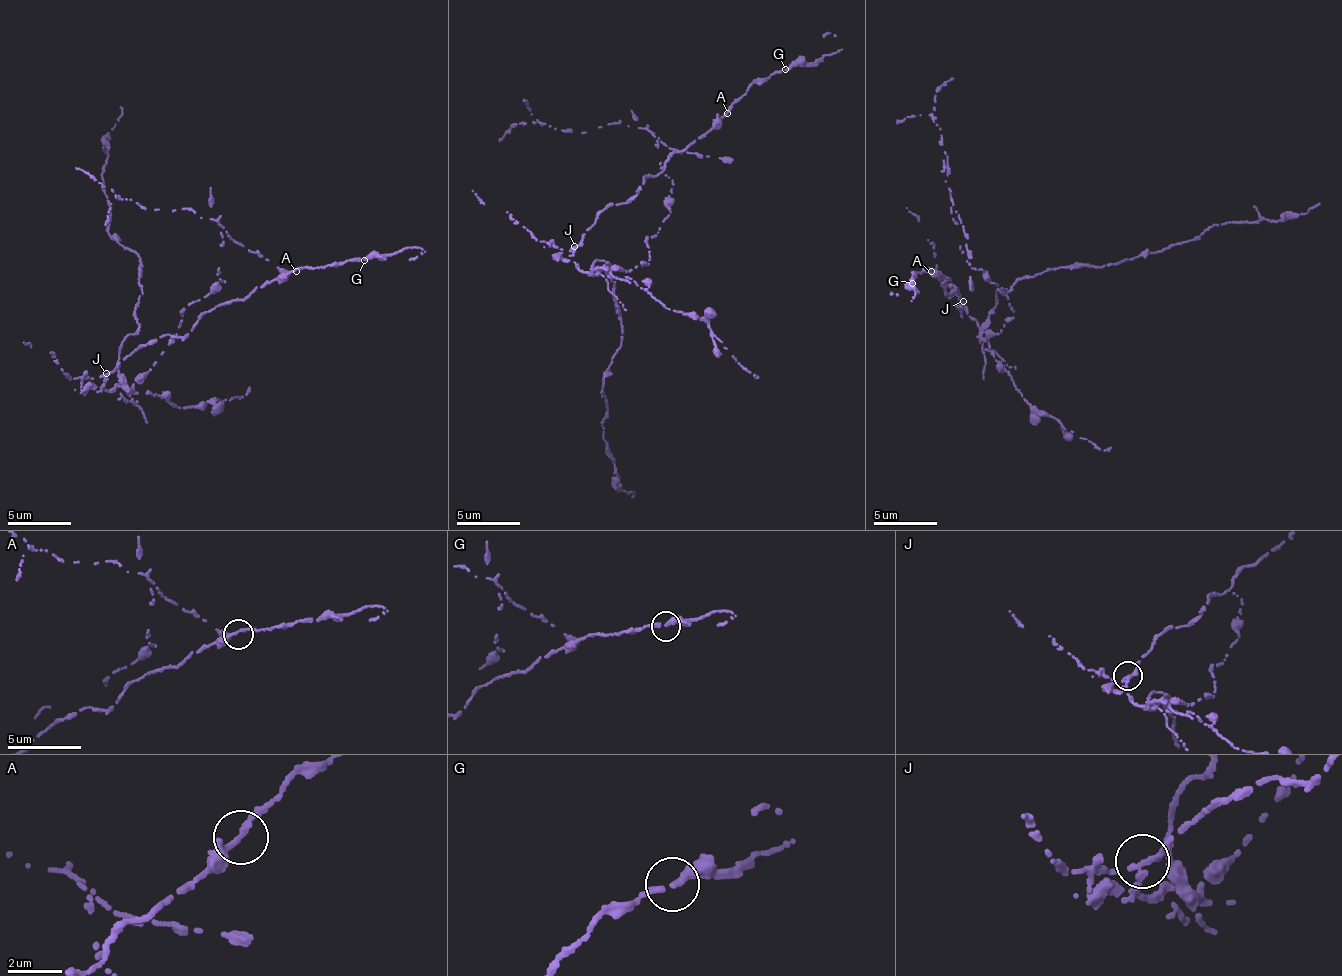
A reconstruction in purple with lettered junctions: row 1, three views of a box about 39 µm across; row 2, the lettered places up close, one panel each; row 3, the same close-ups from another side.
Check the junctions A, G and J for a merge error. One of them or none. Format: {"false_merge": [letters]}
{"false_merge": ["J"]}

